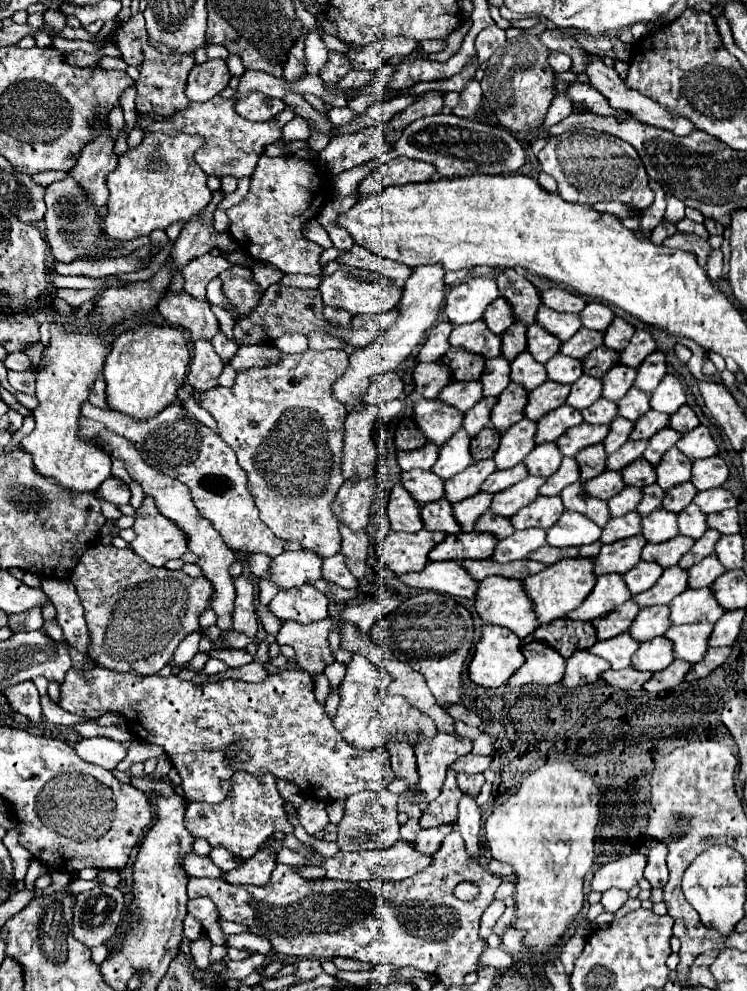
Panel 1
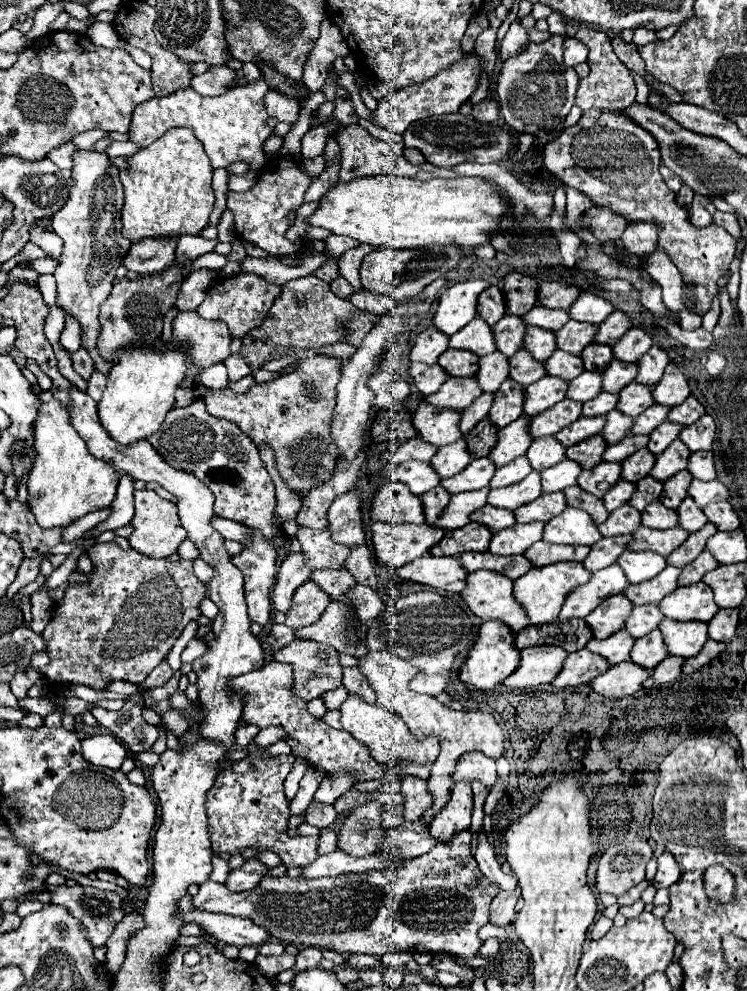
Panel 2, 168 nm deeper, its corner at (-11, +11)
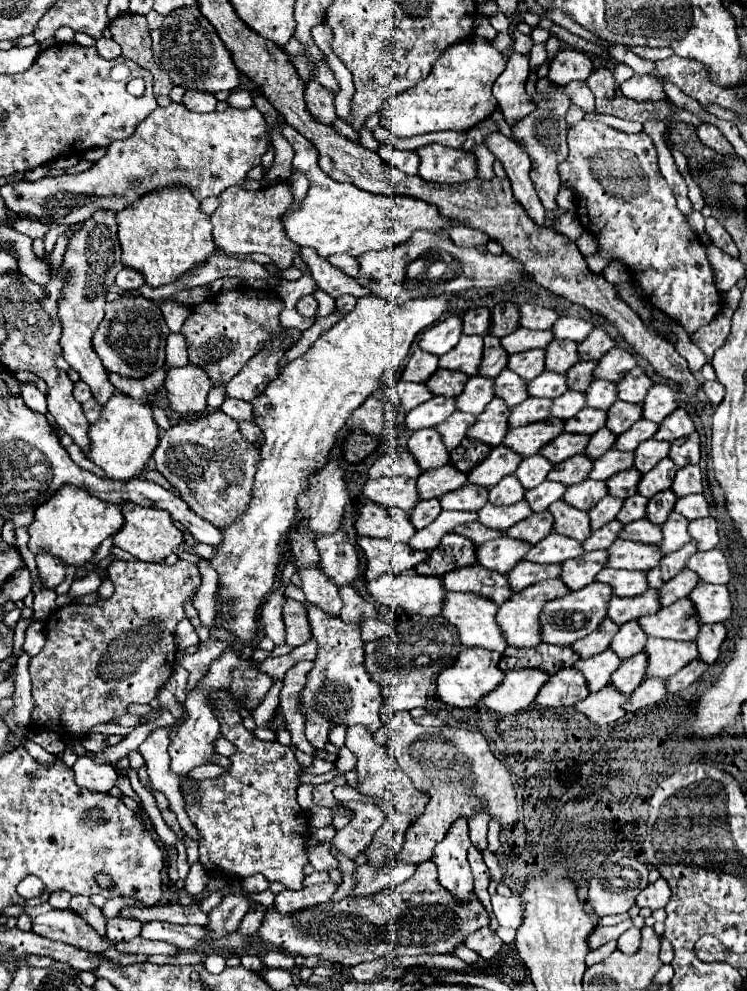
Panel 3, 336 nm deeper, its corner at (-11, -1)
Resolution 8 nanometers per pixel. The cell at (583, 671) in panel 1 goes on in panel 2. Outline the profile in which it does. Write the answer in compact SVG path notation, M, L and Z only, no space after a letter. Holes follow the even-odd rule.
M581 649L581 651L575 651L575 653L567 655L567 661L563 663L563 669L555 677L555 681L551 681L551 685L555 689L579 687L579 685L585 685L591 679L595 679L607 667L609 665L603 657L597 657L595 653L591 653L587 649Z

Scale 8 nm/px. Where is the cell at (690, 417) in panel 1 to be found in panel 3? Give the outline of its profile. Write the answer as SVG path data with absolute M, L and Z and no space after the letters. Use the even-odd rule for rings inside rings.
M677 409L675 413L671 413L671 417L667 417L667 421L663 421L659 425L659 431L655 433L655 439L661 441L675 441L679 437L687 437L695 431L695 425L689 417L689 413L685 409Z

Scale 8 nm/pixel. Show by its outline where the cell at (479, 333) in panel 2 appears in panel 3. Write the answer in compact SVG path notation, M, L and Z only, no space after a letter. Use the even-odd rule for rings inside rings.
M463 335L463 341L459 341L455 349L439 357L441 367L463 371L469 377L479 375L481 361L483 361L483 337L479 335Z

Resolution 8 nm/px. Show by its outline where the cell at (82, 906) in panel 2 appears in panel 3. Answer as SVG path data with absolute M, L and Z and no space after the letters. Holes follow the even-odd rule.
M41 905L39 911L33 909L31 921L33 921L33 931L37 935L75 945L89 953L103 953L111 947L111 941L107 937L101 937L73 909L53 909Z

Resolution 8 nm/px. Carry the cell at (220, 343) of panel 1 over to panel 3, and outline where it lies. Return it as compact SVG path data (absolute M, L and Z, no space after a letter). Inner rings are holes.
M227 397L221 405L221 411L227 413L229 417L233 417L233 419L253 419L251 417L251 403L247 403L247 401Z

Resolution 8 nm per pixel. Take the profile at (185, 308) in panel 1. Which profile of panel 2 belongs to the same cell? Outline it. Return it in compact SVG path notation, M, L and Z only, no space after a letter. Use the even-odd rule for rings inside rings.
M185 311L173 321L173 343L187 345L191 363L201 371L229 357L231 337L223 321L205 321L195 311Z

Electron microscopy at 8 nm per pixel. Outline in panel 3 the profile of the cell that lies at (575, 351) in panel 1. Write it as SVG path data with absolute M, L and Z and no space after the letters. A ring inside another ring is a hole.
M561 339L551 341L551 345L547 345L547 349L545 349L547 371L555 371L555 373L565 375L579 361L577 347L579 347L577 341L561 341Z

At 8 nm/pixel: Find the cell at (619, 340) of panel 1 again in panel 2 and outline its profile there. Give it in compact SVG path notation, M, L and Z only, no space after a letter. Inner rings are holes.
M613 311L603 323L597 325L595 343L603 343L603 345L613 347L629 327L631 327L631 323L629 323L627 315L621 311Z

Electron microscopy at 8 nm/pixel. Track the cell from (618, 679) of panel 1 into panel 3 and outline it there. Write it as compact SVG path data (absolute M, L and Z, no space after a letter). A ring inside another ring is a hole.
M607 685L601 691L591 693L587 699L579 701L579 705L575 705L575 709L581 711L583 715L587 715L595 725L609 725L609 723L619 721L625 715L623 703L627 699L629 699L629 695L621 693L613 685Z

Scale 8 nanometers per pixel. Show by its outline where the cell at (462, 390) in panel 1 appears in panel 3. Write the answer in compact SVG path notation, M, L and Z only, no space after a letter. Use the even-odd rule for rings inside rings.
M433 397L431 401L425 401L423 405L411 409L405 417L405 425L413 431L423 427L435 427L451 417L455 411L455 397Z

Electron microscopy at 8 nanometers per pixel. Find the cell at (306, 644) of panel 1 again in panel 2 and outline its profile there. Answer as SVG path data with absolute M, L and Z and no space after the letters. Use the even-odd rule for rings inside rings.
M293 641L289 643L285 649L281 649L279 653L273 655L275 661L281 663L289 663L293 667L293 693L295 697L303 697L303 701L315 699L331 689L337 689L341 685L341 665L339 665L339 653L323 643L315 643L315 641Z

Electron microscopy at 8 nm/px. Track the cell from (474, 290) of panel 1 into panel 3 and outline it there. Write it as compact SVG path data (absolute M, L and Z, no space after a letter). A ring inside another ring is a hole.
M449 315L447 319L431 325L423 333L419 347L423 347L423 351L427 351L427 353L441 357L443 353L447 353L449 349L453 349L457 345L461 335L463 335L463 317L461 315Z

